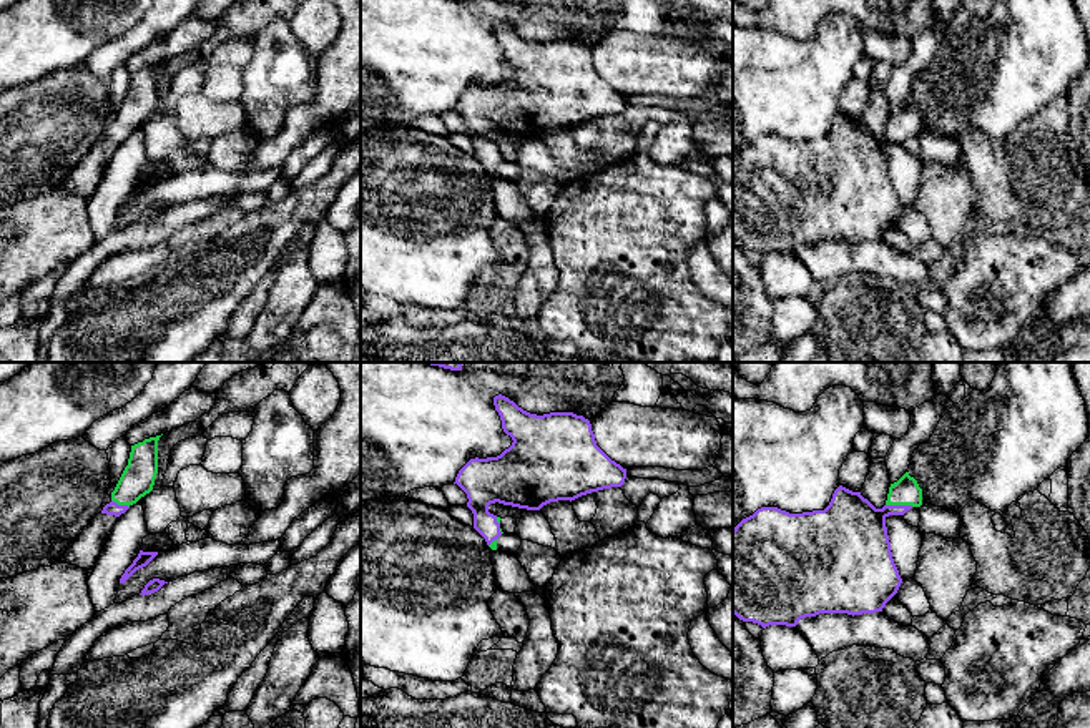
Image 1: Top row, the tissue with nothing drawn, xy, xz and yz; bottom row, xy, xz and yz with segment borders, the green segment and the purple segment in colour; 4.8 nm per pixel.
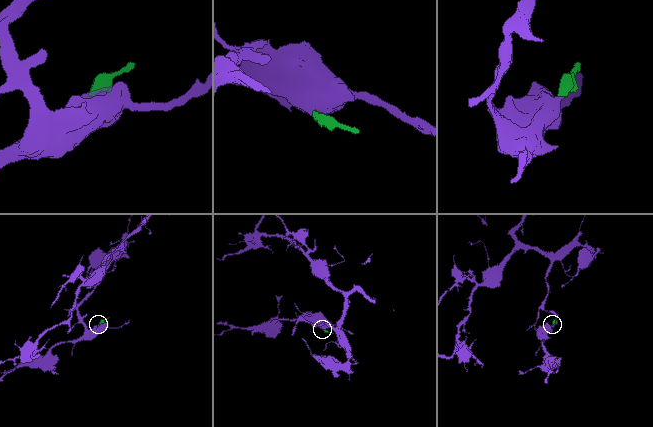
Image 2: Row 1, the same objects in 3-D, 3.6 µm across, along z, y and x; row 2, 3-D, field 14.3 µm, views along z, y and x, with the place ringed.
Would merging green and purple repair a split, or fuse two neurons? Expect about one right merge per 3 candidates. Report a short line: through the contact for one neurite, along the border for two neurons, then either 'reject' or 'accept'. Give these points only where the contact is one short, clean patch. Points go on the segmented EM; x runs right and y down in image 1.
accept

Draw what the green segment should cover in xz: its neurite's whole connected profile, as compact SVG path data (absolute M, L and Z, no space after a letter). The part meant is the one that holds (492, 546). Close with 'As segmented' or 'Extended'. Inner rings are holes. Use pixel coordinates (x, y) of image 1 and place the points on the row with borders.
M502 394L493 397L493 406L503 432L513 440L512 445L497 457L470 459L454 482L467 494L474 529L492 550L497 550L497 540L503 532L502 519L489 512L490 504L540 510L550 502L572 502L592 492L623 485L626 469L597 445L592 424L583 416L573 412L530 414Z. Extended

